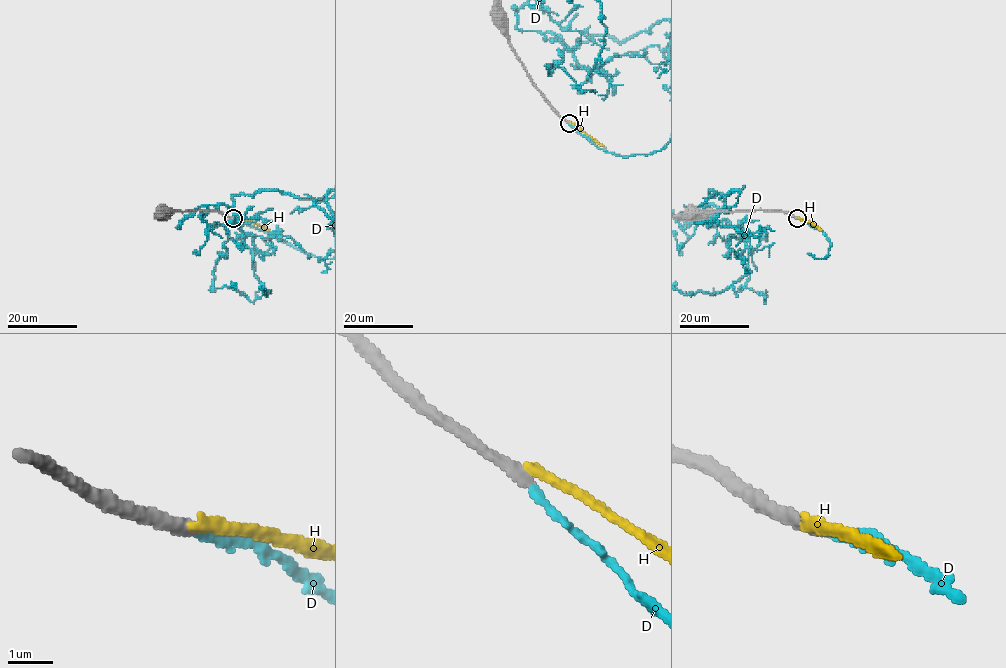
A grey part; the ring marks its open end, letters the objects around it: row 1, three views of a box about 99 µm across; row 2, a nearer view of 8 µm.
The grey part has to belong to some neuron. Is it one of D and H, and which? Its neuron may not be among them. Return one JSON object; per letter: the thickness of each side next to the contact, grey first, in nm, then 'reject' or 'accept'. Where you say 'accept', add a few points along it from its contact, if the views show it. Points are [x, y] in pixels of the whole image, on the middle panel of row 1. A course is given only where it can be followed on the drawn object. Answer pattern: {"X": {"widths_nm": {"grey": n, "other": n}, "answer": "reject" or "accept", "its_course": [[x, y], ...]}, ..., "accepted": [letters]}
{"D": {"widths_nm": {"grey": 280, "other": 200}, "answer": "accept"}, "H": {"widths_nm": {"grey": 320, "other": 220}, "answer": "reject"}, "accepted": ["D"]}

